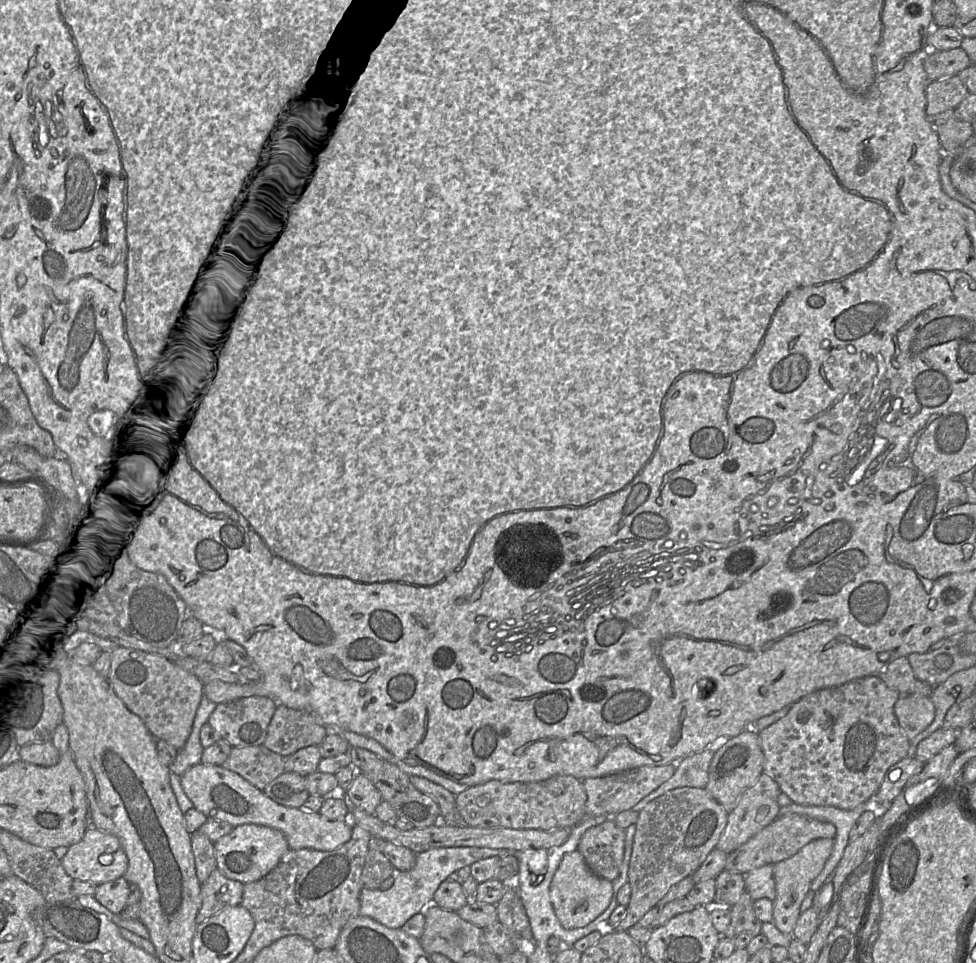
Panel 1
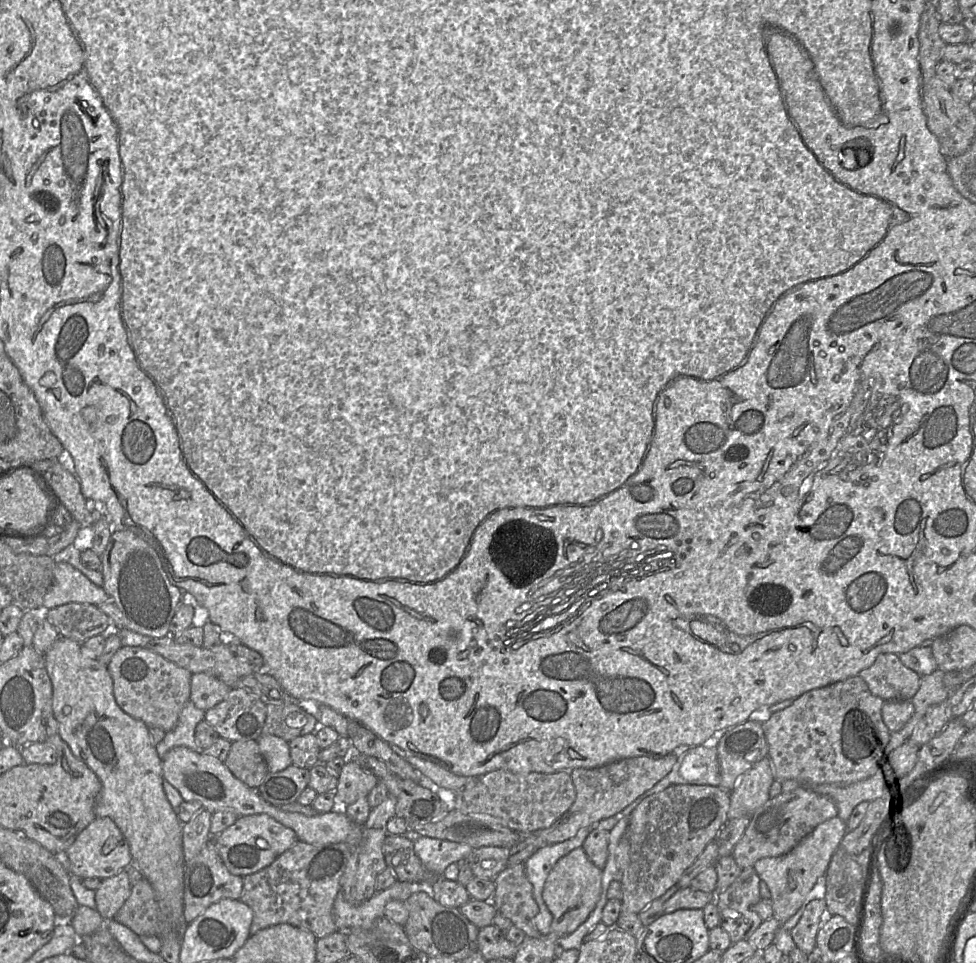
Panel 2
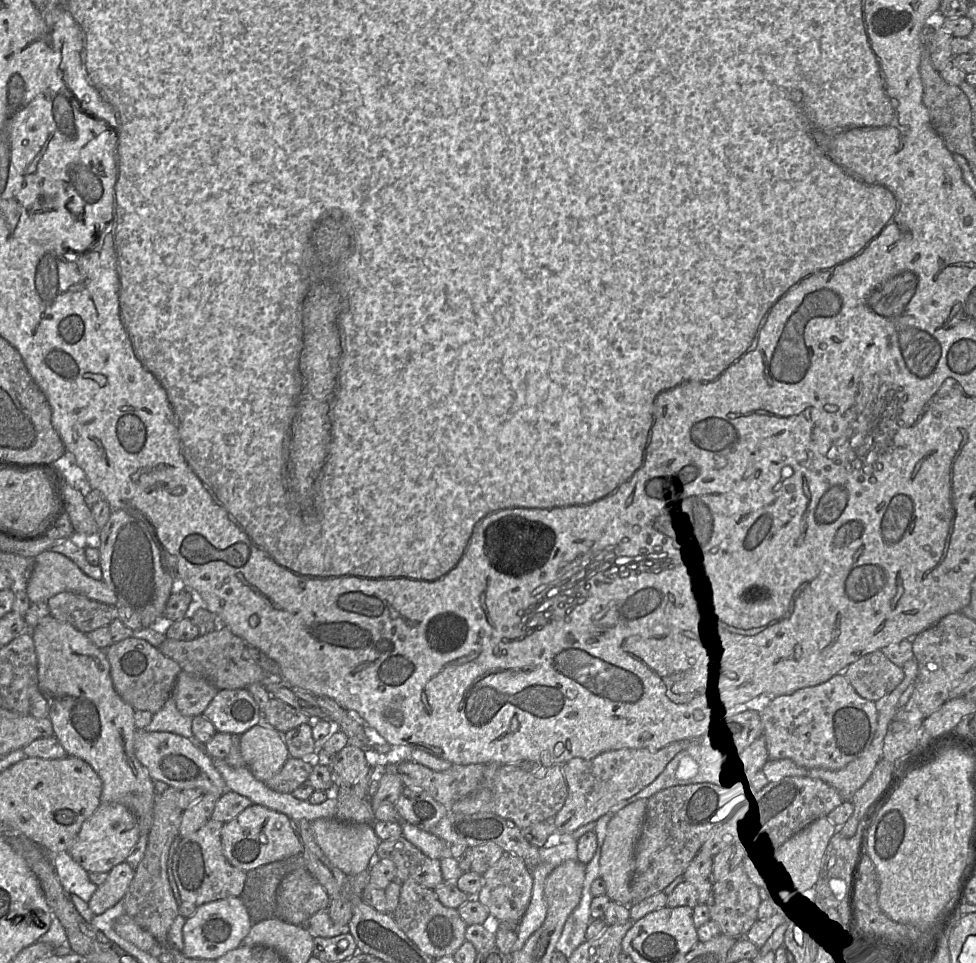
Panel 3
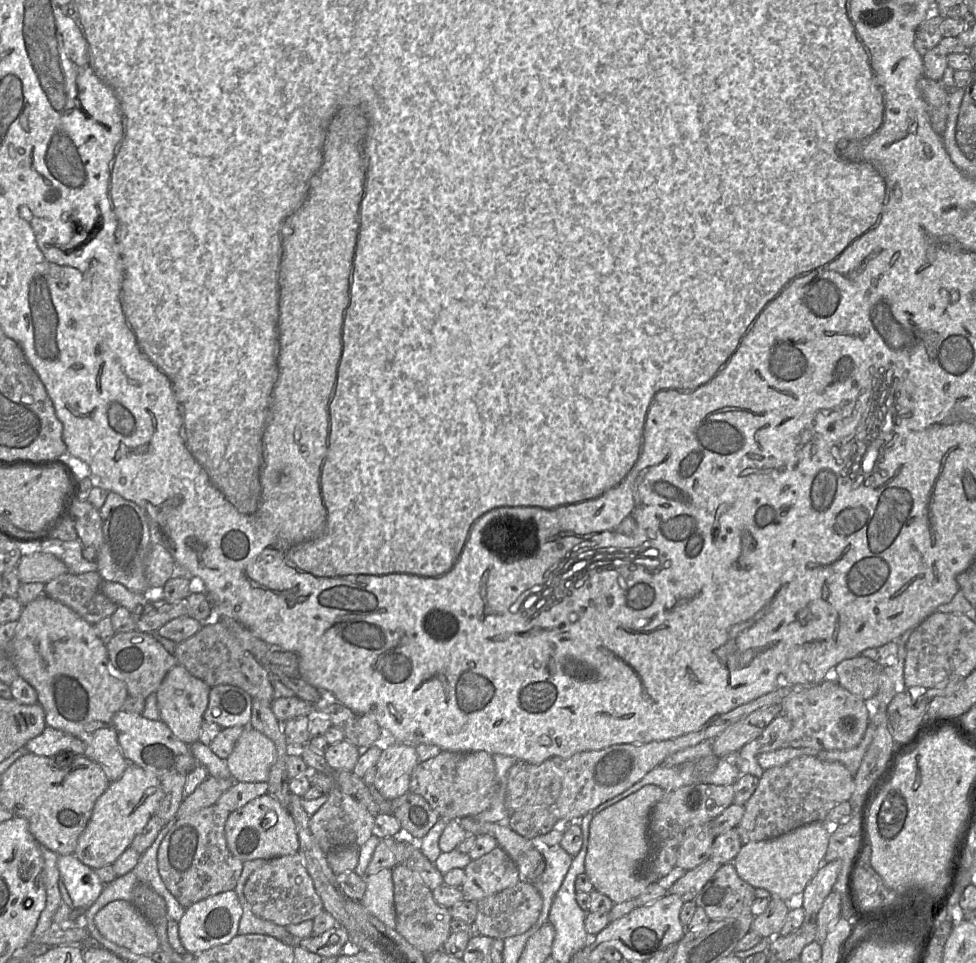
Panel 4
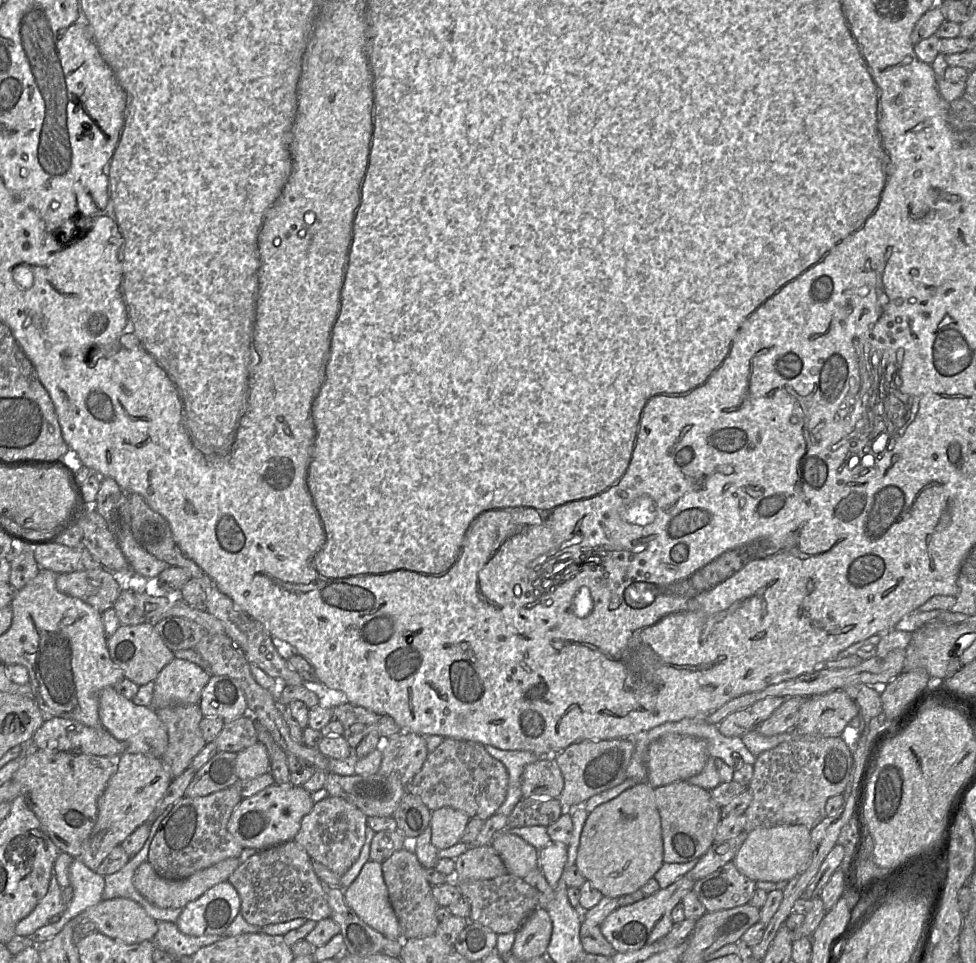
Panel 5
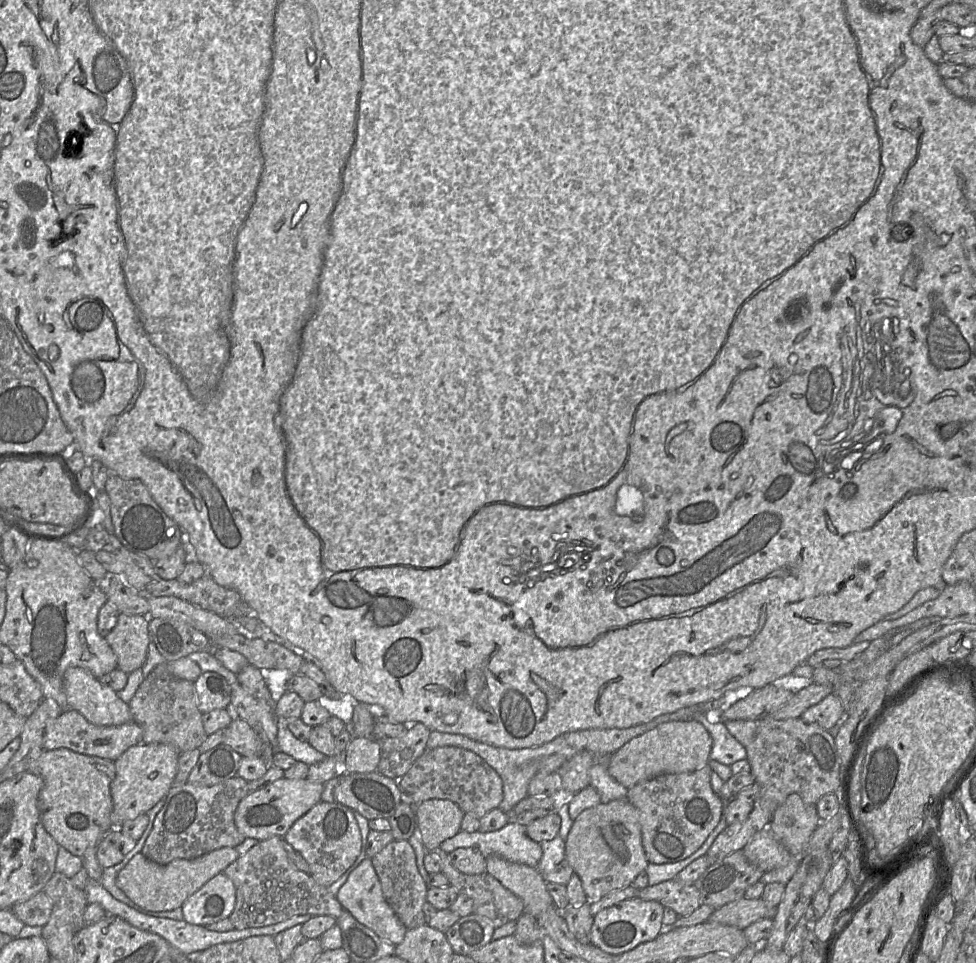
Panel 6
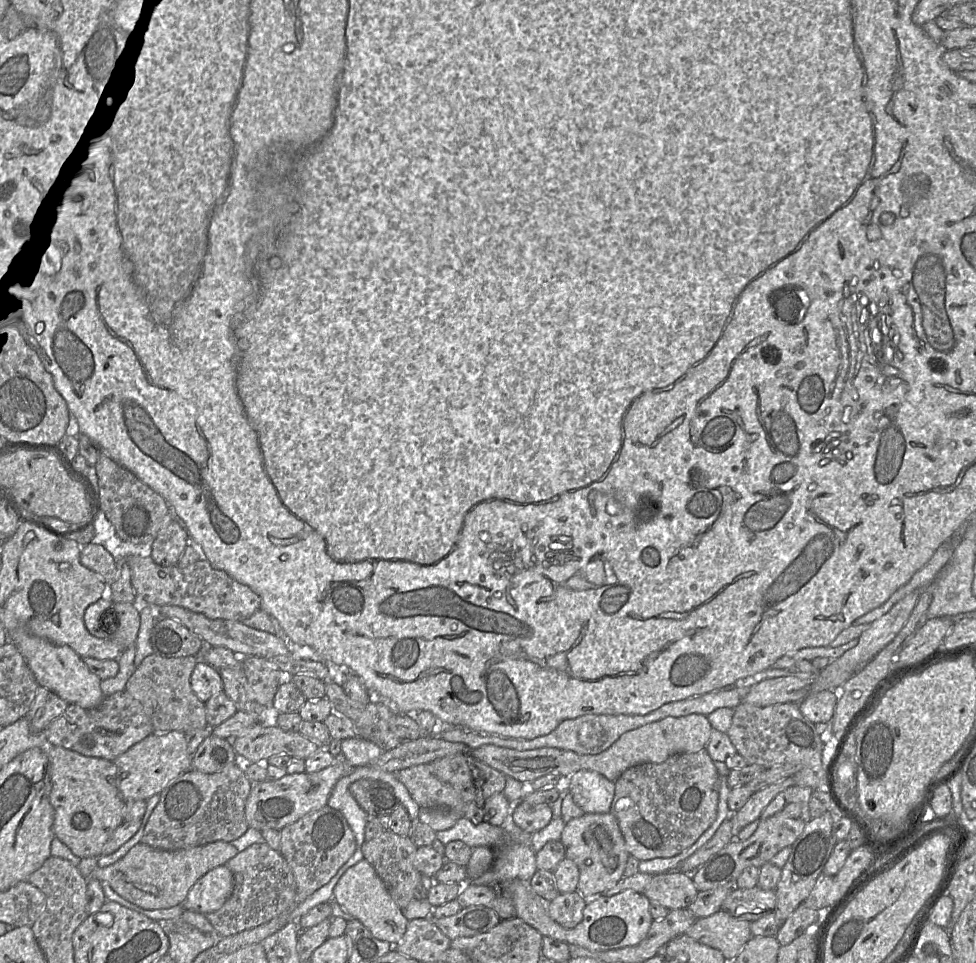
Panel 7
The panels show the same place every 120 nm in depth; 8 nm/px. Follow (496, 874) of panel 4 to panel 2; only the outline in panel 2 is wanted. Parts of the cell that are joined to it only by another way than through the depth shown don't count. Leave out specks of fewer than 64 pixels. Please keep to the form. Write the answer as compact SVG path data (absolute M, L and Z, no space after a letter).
M524 864L506 866L493 881L495 891L490 902L497 912L508 918L527 937L541 937L542 934L532 922L538 913L538 905Z

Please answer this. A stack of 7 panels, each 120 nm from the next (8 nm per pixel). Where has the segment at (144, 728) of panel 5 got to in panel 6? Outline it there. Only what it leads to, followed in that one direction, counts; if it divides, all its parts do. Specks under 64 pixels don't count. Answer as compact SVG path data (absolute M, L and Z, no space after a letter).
M68 668L63 686L69 708L80 712L98 726L119 726L133 721L129 706L112 688L87 670Z

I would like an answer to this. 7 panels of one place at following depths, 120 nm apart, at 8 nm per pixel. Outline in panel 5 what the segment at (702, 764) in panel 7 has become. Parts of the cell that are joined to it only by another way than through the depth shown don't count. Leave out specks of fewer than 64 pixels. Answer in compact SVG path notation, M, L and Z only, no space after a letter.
M679 781L656 787L654 793L661 819L663 862L688 863L701 858L713 844L714 831L722 820L721 807L714 802L710 791Z

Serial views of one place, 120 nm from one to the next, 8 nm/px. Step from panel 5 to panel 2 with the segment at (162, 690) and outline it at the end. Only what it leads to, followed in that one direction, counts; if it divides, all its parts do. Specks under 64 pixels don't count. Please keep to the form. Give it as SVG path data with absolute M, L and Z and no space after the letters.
M206 673L192 674L190 700L203 711L214 707L230 692L231 688L218 678Z

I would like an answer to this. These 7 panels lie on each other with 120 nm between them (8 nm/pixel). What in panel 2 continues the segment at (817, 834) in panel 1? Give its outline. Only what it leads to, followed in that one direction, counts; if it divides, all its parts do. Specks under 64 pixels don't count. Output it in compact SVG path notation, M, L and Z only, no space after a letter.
M798 786L790 791L782 791L776 797L769 798L751 815L742 838L733 848L732 856L741 869L753 867L755 862L761 858L782 856L790 852L816 826L837 815L837 808L829 797L807 790L803 786Z

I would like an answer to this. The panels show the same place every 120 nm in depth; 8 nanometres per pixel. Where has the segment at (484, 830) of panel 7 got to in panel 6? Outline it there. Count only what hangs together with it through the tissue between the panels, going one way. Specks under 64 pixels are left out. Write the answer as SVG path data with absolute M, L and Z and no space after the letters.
M513 822L493 832L461 830L440 847L448 854L458 848L470 848L486 858L495 855L533 868L542 858L542 848L527 835L526 826Z

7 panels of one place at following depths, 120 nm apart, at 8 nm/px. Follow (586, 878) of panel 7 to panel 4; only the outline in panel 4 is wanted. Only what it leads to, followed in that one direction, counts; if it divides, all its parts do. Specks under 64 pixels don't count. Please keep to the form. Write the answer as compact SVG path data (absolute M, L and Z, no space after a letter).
M645 785L596 813L591 820L584 873L594 889L614 904L636 899L650 884L641 875L641 868L651 852L648 823L652 808L665 793L657 785Z

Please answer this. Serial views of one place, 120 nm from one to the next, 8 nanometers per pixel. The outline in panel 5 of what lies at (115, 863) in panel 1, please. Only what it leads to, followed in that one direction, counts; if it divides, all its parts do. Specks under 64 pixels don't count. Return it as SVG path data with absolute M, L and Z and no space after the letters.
M125 751L117 759L117 768L97 802L96 823L84 841L78 858L92 871L114 847L121 843L140 825L149 822L155 808L164 796L172 777L161 758Z

